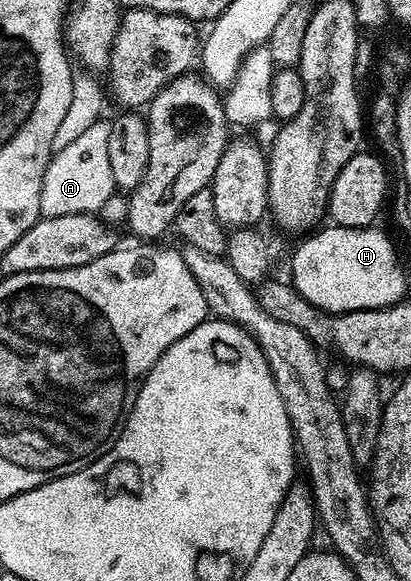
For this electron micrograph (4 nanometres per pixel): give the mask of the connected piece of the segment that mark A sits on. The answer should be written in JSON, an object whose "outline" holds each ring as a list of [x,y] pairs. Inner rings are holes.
{"outline":[[[97,120],[80,138],[64,150],[51,155],[44,170],[44,182],[40,190],[42,216],[63,216],[64,214],[97,214],[110,195],[116,192],[112,178],[112,166],[108,166],[108,134],[110,120]]]}

